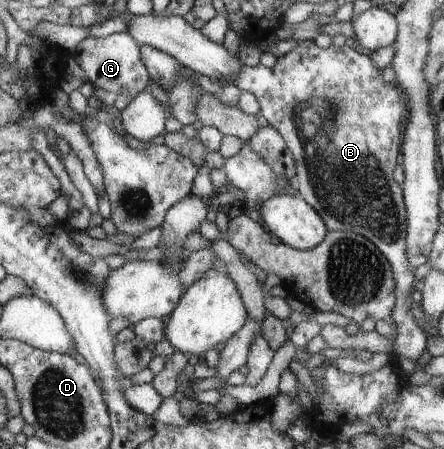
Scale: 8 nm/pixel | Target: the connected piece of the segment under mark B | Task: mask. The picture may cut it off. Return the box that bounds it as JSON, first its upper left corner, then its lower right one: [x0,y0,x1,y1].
[234,40,428,361]

